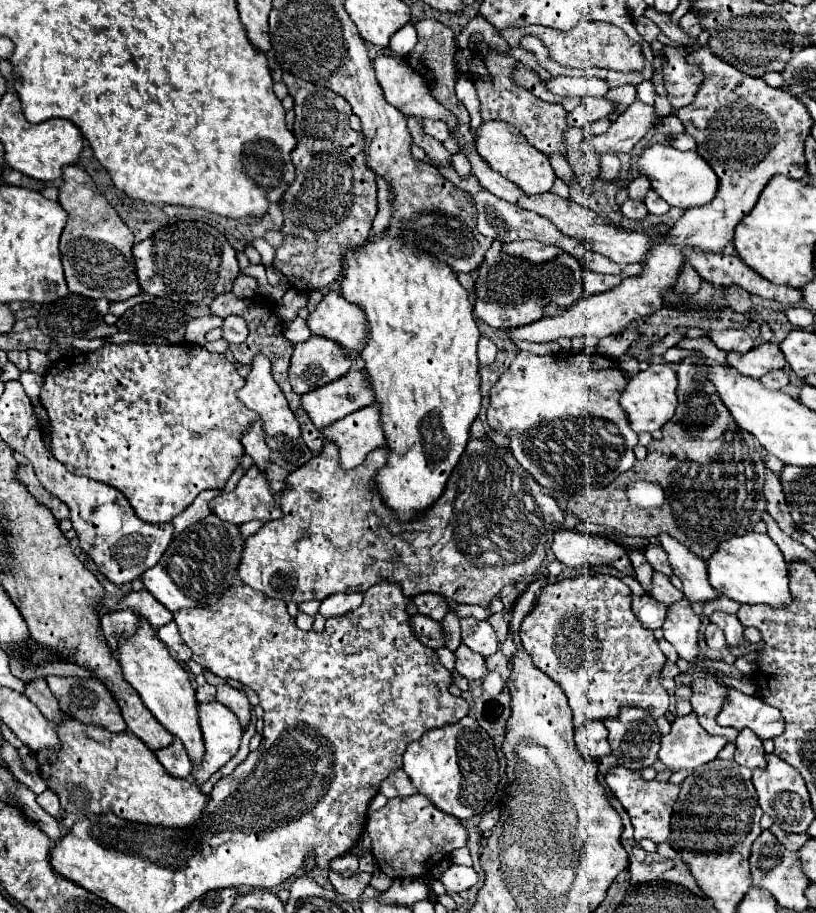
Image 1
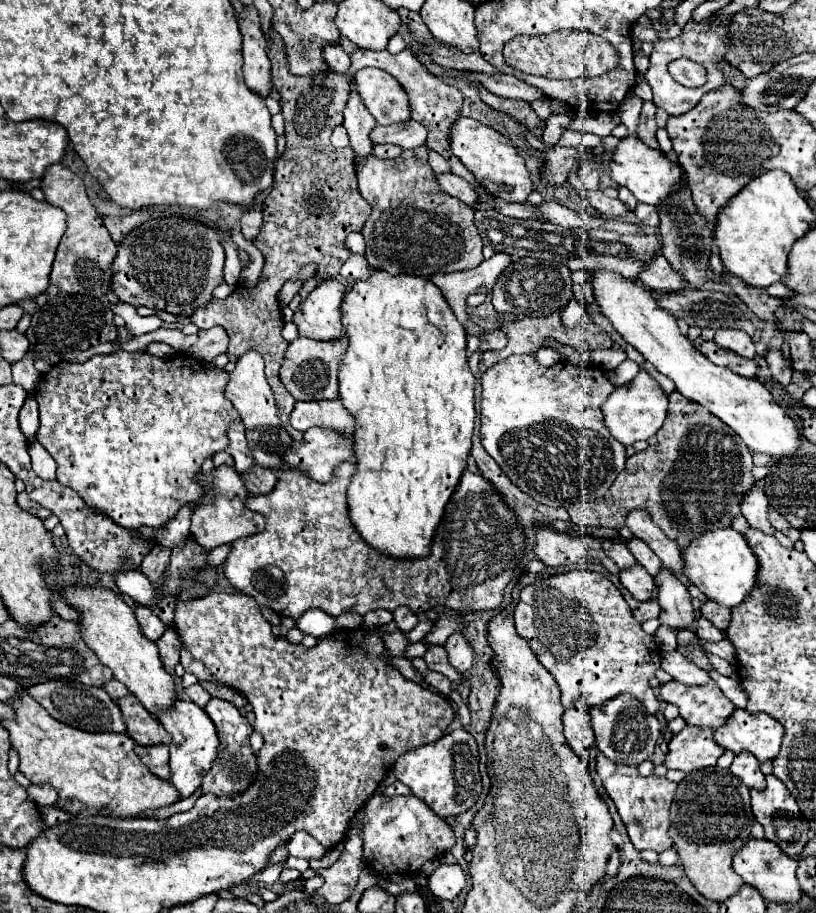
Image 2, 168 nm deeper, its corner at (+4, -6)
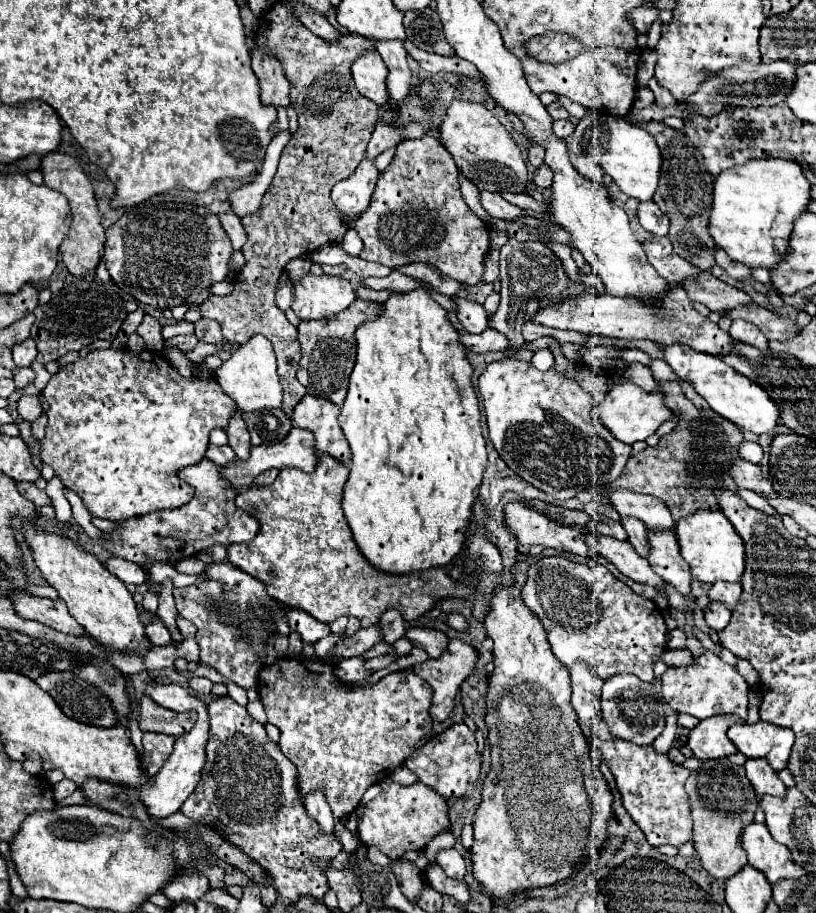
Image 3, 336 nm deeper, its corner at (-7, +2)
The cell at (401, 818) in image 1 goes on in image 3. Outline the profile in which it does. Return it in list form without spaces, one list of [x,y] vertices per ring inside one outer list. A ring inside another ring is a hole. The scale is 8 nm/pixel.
[[[391,779],[381,781],[381,793],[367,803],[365,813],[359,821],[359,839],[365,845],[379,847],[387,857],[399,859],[407,851],[423,849],[437,833],[449,825],[449,807],[439,793],[431,787],[415,781],[409,787],[403,787]]]

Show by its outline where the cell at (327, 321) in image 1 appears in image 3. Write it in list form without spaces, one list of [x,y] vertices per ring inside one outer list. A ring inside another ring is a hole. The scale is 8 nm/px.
[[[307,273],[303,275],[299,281],[293,281],[293,293],[295,293],[295,301],[291,303],[291,309],[303,319],[325,319],[331,315],[337,315],[341,311],[345,311],[357,297],[355,297],[355,289],[349,281],[339,279],[339,277],[331,277],[331,275],[313,275]]]

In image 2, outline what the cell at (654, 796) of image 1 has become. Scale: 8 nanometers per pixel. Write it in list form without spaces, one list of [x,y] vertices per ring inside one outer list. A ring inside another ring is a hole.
[[[598,755],[596,759],[596,773],[600,775],[604,789],[616,803],[616,809],[628,829],[632,845],[642,851],[642,849],[654,849],[658,853],[666,851],[672,847],[672,839],[668,837],[668,811],[674,799],[676,783],[668,781],[666,777],[640,777],[636,767],[616,767],[612,761],[608,761],[604,755]]]

